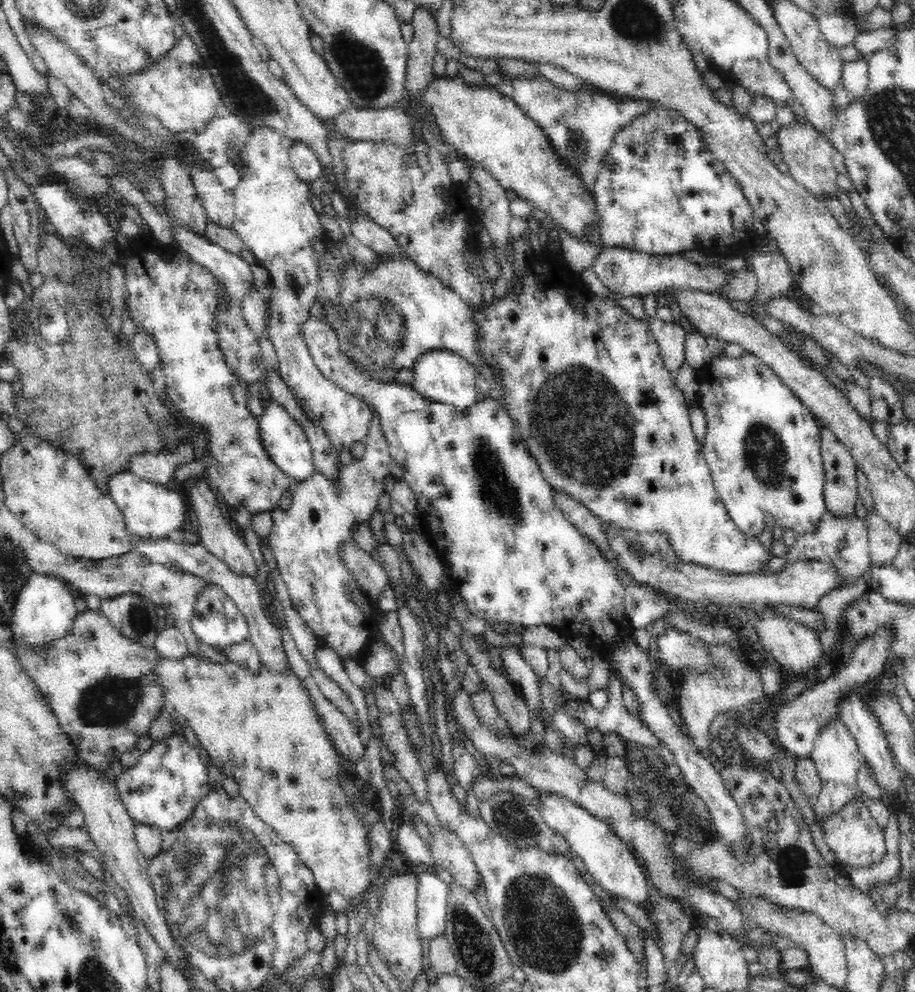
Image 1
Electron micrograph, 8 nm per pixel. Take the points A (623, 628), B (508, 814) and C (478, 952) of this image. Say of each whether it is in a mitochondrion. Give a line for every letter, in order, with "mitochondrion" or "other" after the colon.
A: other
B: mitochondrion
C: mitochondrion

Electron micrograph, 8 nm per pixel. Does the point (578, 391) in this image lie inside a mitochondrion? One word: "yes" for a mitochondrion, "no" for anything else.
yes

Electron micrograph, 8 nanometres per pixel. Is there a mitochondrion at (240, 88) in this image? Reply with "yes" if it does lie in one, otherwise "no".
yes

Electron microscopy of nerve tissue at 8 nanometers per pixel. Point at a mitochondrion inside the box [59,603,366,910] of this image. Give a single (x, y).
(107, 702)

